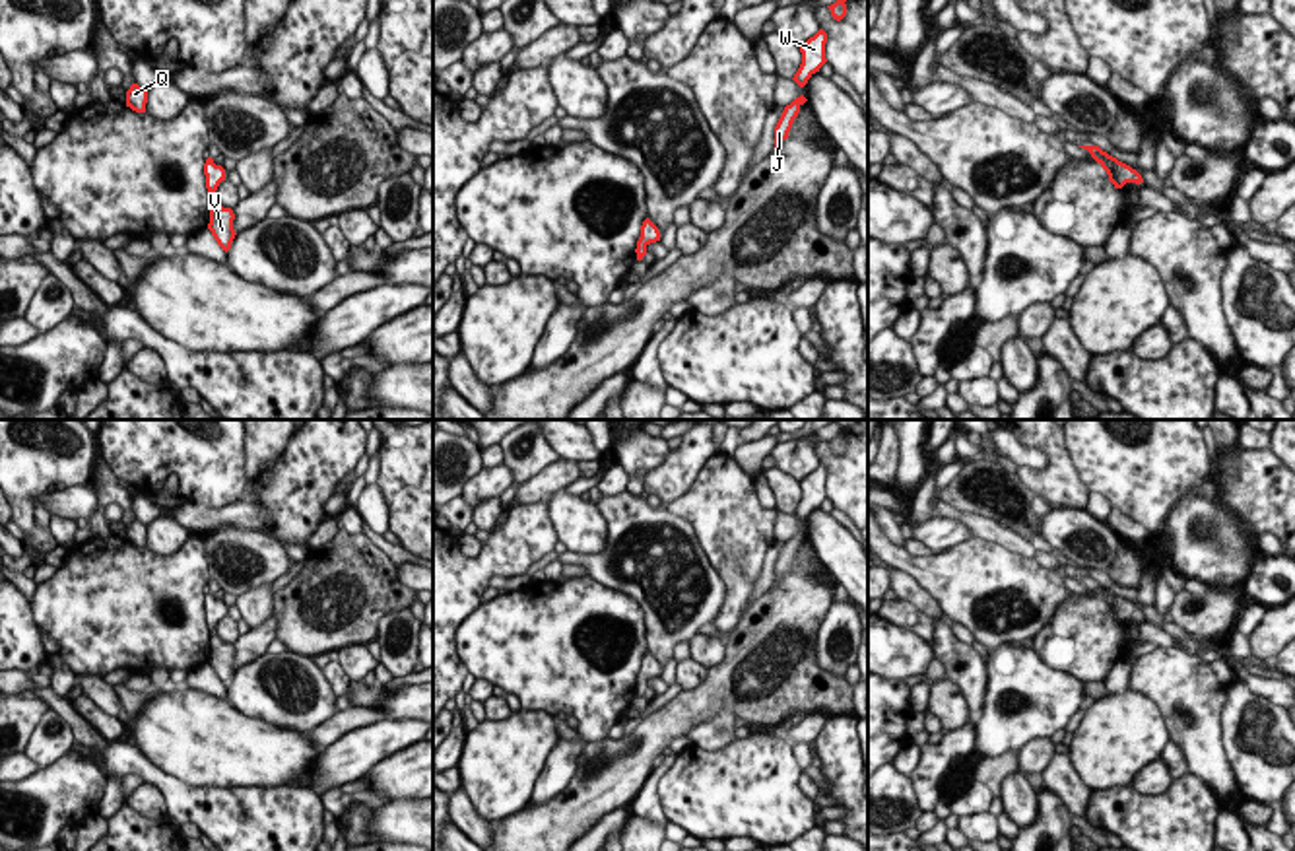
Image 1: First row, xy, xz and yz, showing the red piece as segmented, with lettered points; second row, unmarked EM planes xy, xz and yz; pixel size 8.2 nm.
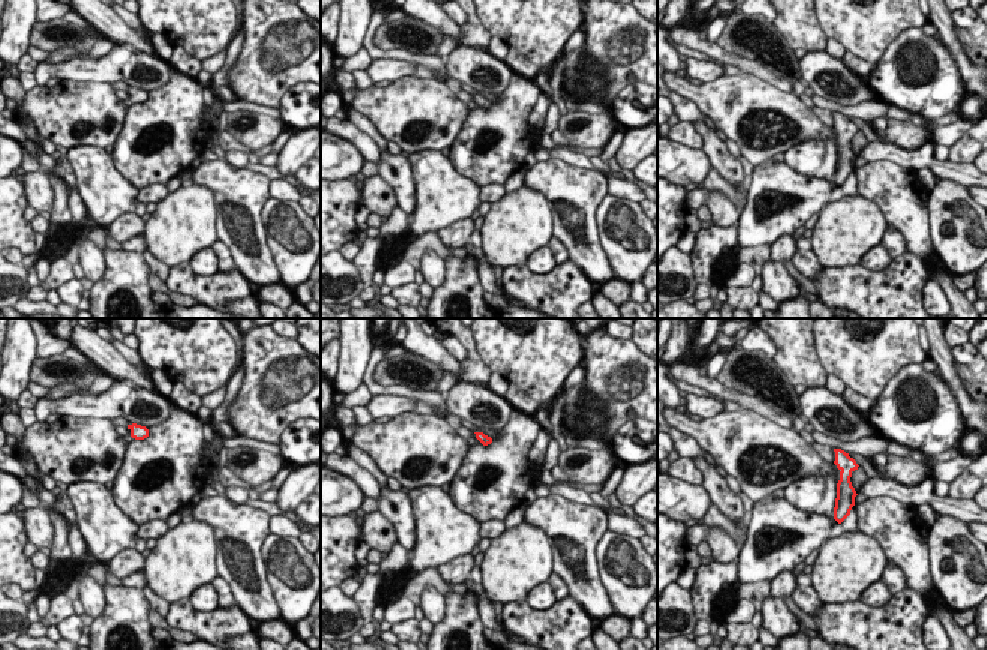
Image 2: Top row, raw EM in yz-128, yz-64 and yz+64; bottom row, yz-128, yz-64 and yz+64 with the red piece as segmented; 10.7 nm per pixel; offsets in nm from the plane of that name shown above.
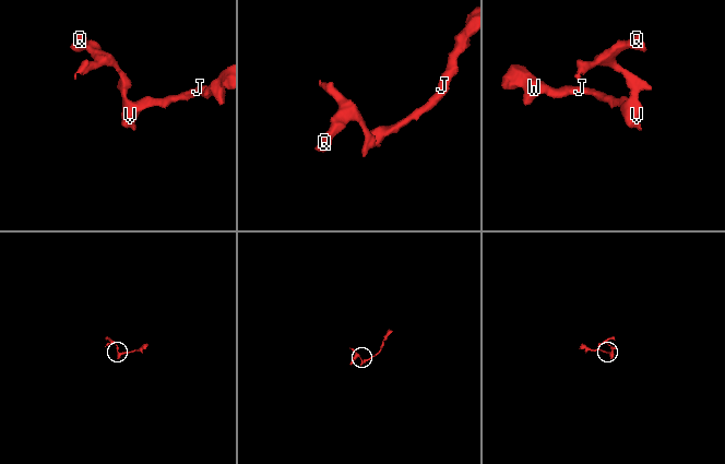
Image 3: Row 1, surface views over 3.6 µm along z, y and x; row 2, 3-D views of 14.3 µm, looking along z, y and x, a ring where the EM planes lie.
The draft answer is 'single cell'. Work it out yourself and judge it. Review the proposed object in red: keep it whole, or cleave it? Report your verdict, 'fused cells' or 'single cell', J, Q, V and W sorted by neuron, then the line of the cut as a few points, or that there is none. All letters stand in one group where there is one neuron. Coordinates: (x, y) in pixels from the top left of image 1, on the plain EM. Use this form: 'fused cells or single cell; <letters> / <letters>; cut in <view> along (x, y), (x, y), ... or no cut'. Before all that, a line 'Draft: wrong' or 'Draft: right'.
Draft: right
single cell; J Q V W; no cut

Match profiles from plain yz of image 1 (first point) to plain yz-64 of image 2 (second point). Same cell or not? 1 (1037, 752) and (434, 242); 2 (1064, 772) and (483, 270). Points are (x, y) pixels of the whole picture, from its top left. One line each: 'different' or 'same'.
1: different
2: same

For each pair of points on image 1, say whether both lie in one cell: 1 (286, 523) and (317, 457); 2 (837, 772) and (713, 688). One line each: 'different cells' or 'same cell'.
1: same cell
2: different cells

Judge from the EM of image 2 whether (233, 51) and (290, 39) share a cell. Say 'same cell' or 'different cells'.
different cells

